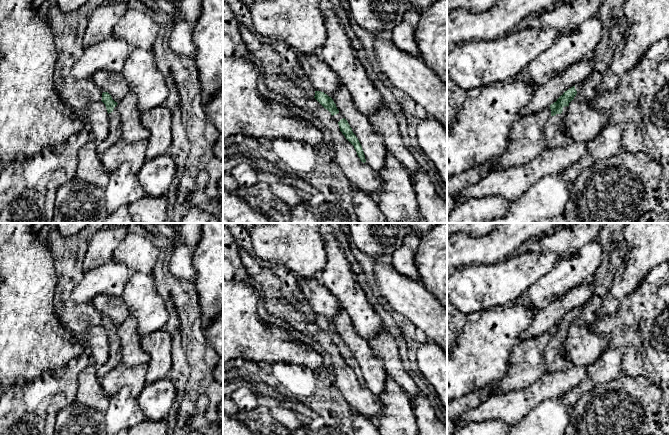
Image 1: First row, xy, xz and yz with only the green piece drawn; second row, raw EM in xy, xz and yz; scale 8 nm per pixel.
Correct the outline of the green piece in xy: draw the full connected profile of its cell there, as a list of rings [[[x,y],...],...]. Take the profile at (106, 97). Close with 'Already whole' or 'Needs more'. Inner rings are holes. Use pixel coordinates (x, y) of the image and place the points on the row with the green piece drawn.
[[[108,92],[102,93],[101,100],[107,109],[109,115],[109,135],[102,142],[96,143],[96,150],[101,155],[109,147],[113,146],[116,142],[121,139],[121,119],[117,110],[117,102],[115,102]]]. Needs more

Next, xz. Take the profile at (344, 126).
[[[315,91],[314,98],[325,108],[327,109],[333,119],[338,123],[340,131],[345,136],[345,138],[354,146],[354,149],[357,152],[358,157],[360,158],[361,162],[365,163],[365,155],[362,149],[362,146],[353,133],[352,128],[350,127],[348,121],[343,117],[343,115],[339,112],[334,103],[333,99],[329,97],[327,94],[321,91]]]. Needs more

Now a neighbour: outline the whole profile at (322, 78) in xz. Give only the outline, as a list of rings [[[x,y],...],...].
[[[298,54],[297,57],[314,90],[333,98],[340,84],[333,70],[317,55]]]

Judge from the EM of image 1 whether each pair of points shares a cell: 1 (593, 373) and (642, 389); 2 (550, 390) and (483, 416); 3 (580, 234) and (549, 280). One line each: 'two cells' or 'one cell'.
1: two cells
2: one cell
3: two cells

